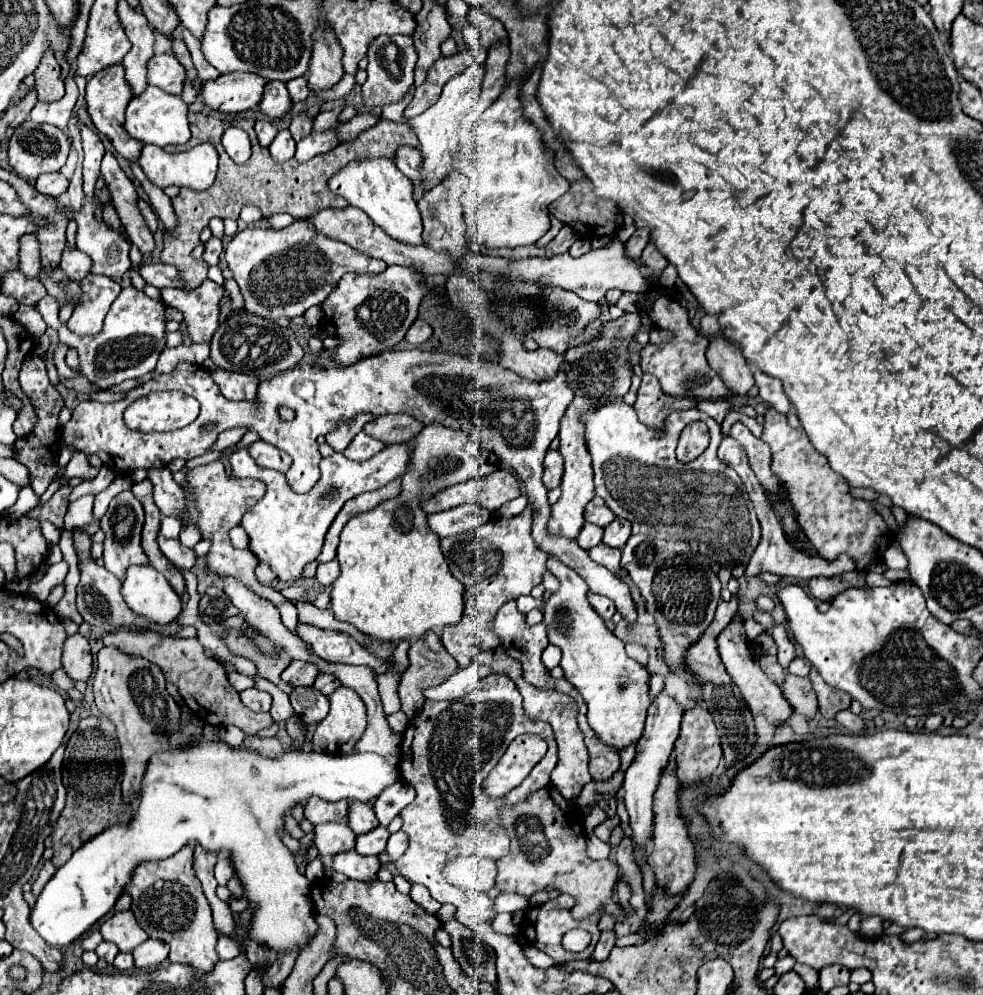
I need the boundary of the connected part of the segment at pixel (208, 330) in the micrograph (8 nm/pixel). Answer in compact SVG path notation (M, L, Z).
M205 279L197 289L161 289L161 299L185 315L185 331L193 343L209 341L219 325L223 287Z

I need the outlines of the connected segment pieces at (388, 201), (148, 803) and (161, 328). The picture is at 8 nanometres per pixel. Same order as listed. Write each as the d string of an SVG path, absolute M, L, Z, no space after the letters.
M361 159L353 161L343 167L331 181L331 191L345 197L353 207L363 209L375 225L379 225L391 239L409 243L409 245L423 245L423 225L421 213L417 209L417 201L413 197L411 181L397 169L395 161L391 159Z
M199 739L195 743L191 743L189 747L181 749L181 751L167 751L167 753L161 753L159 757L153 757L149 761L149 767L147 767L147 773L143 777L143 787L141 787L141 803L139 803L139 809L135 813L135 817L129 821L129 825L113 825L111 829L103 831L101 835L93 837L91 841L87 841L81 849L77 849L73 853L73 857L57 869L57 873L53 875L53 879L43 887L43 891L39 893L35 905L31 907L31 915L29 915L29 921L33 925L33 929L51 945L51 947L65 947L69 945L71 941L75 941L77 937L81 937L95 921L99 921L105 913L109 913L115 905L115 899L121 895L121 891L125 889L125 883L127 879L131 877L135 865L139 865L141 861L157 861L157 859L165 859L165 857L171 857L175 855L181 847L185 845L191 845L191 843L201 843L207 851L227 851L233 865L235 865L235 873L237 877L241 879L243 887L245 887L245 897L251 901L251 907L255 907L255 915L251 919L251 925L249 925L249 937L251 937L251 943L247 947L247 957L249 961L253 963L255 969L265 969L269 967L271 963L275 963L279 951L289 951L293 947L301 947L303 943L307 943L313 933L317 931L317 923L313 919L315 911L311 909L311 899L309 899L309 887L311 887L311 881L307 881L307 877L299 875L297 871L297 865L295 865L295 857L293 853L281 843L281 837L279 837L279 831L283 831L283 815L293 809L297 803L305 803L307 797L311 795L317 795L317 797L323 797L325 801L339 801L339 799L347 799L347 801L373 801L377 799L383 789L387 789L389 785L401 781L401 769L399 769L399 757L397 755L387 755L387 757L381 757L381 755L375 755L375 753L353 753L353 755L329 755L329 753L315 753L315 751L291 751L287 749L279 759L265 759L261 755L257 755L253 749L233 749L229 747L227 743L223 741L205 741L205 739Z
M127 287L111 305L105 325L101 333L77 337L67 329L67 323L59 321L59 305L57 299L47 295L37 303L37 311L43 315L49 327L59 331L61 343L75 347L79 351L79 373L87 377L97 389L109 389L113 385L123 383L125 379L139 379L155 369L155 363L165 349L165 325L167 325L167 305L161 299L151 299L143 291L135 287Z

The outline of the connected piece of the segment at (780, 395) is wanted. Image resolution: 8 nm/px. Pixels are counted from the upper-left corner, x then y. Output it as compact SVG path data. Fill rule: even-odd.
M755 371L755 385L759 387L759 397L767 405L779 409L781 413L787 413L789 411L791 403L789 403L787 395L785 395L785 391L781 387L781 381L777 381L775 377L769 377L769 375L761 373L761 371Z

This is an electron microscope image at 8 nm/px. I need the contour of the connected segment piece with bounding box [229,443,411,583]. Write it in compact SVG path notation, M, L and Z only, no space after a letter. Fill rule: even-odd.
M397 443L387 445L383 451L379 451L375 457L367 461L351 461L343 453L333 453L331 457L321 459L321 479L319 483L305 495L297 495L291 491L291 487L285 481L285 475L279 471L271 471L265 467L259 467L247 447L239 447L231 455L231 467L235 477L253 477L265 483L267 491L265 497L261 497L241 519L241 525L245 527L251 543L249 549L259 561L267 561L271 569L277 573L279 581L293 581L301 577L303 567L313 561L321 547L325 533L329 525L333 523L335 515L341 511L345 501L353 499L359 493L375 491L395 477L403 475L407 471L407 463L411 459L411 445Z

